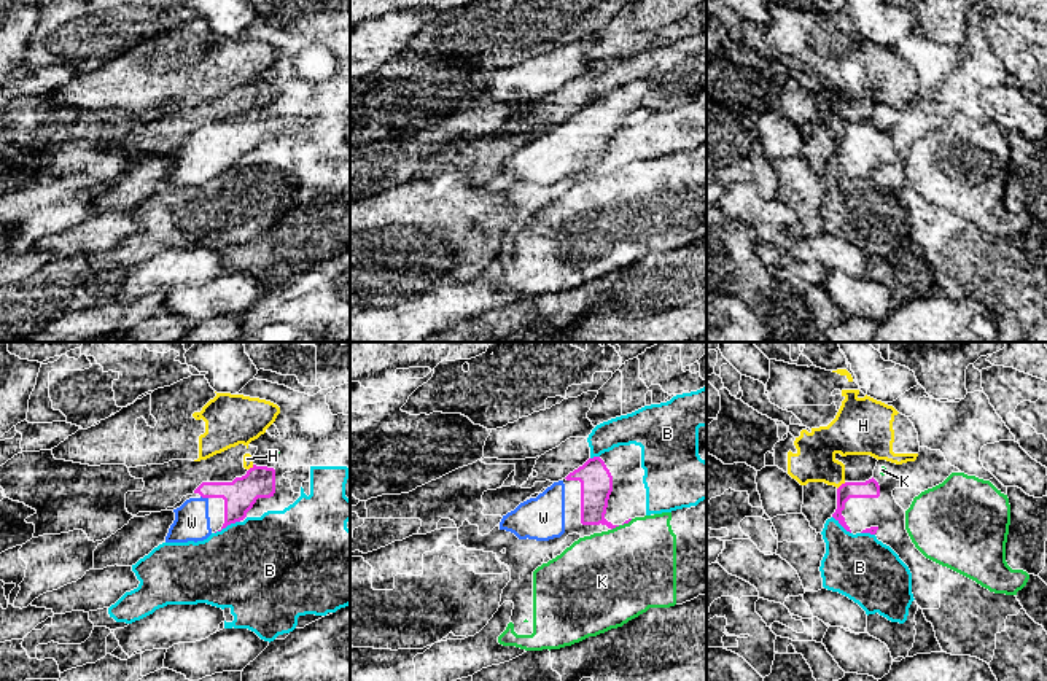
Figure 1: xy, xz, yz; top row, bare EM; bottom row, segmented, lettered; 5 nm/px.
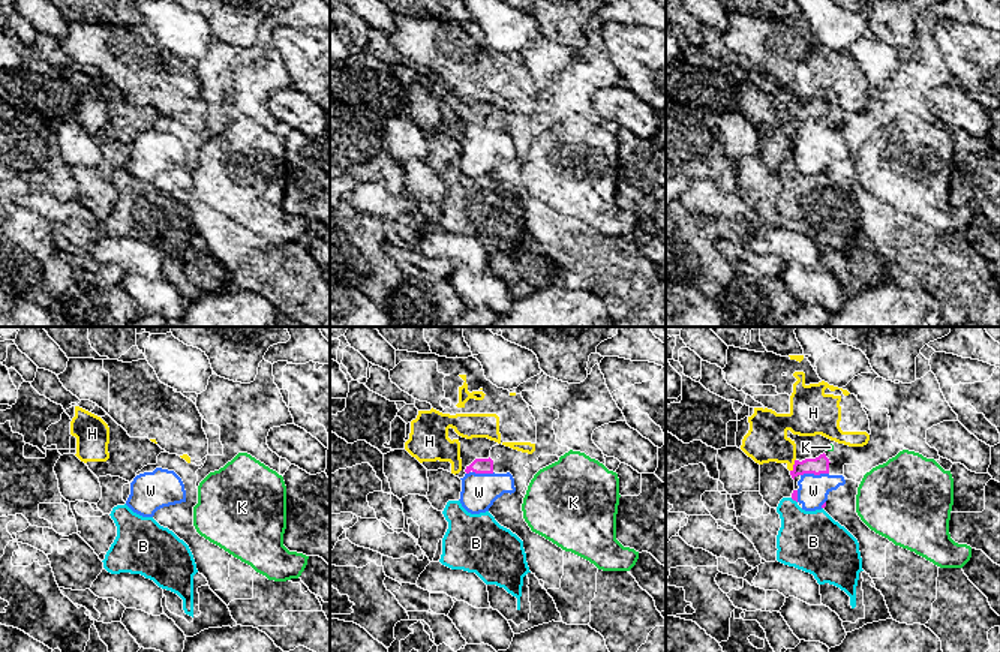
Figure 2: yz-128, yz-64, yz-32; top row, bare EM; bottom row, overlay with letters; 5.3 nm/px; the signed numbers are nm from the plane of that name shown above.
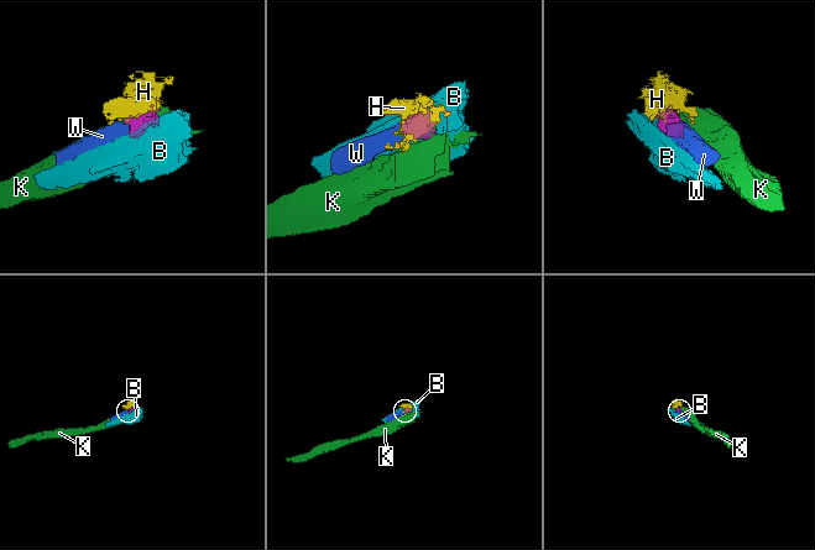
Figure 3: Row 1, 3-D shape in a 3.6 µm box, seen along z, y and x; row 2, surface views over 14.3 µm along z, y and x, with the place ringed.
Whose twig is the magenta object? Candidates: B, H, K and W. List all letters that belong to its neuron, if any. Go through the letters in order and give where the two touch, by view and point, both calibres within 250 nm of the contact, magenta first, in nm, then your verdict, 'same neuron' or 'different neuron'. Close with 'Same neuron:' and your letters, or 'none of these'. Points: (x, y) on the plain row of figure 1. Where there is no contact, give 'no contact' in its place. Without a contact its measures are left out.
B: contact xy (226, 169); calibres 160 and 480 nm; different neuron
H: contact yz (840, 129); calibres 90 and 200 nm; different neuron
K: contact xz (614, 171); calibres 160 and 460 nm; different neuron
W: contact xy (204, 140); calibres 160 and 180 nm; same neuron
Same neuron: W

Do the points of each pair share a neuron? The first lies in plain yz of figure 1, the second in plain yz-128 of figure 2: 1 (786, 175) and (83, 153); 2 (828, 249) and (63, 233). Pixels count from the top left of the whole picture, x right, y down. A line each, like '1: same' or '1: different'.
1: different
2: different

